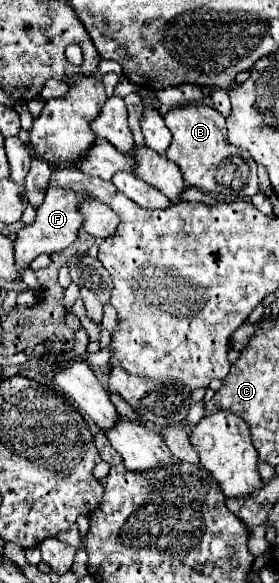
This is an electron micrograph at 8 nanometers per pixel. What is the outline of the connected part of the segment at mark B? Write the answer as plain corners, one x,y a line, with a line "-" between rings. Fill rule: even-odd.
189,103
171,109
165,115
165,125
173,133
173,141
167,149
167,159
177,163
187,185
201,189
203,193
217,193
223,197
253,197
263,193
257,183
257,163
249,151
243,151
227,141
225,117
215,107
205,103

